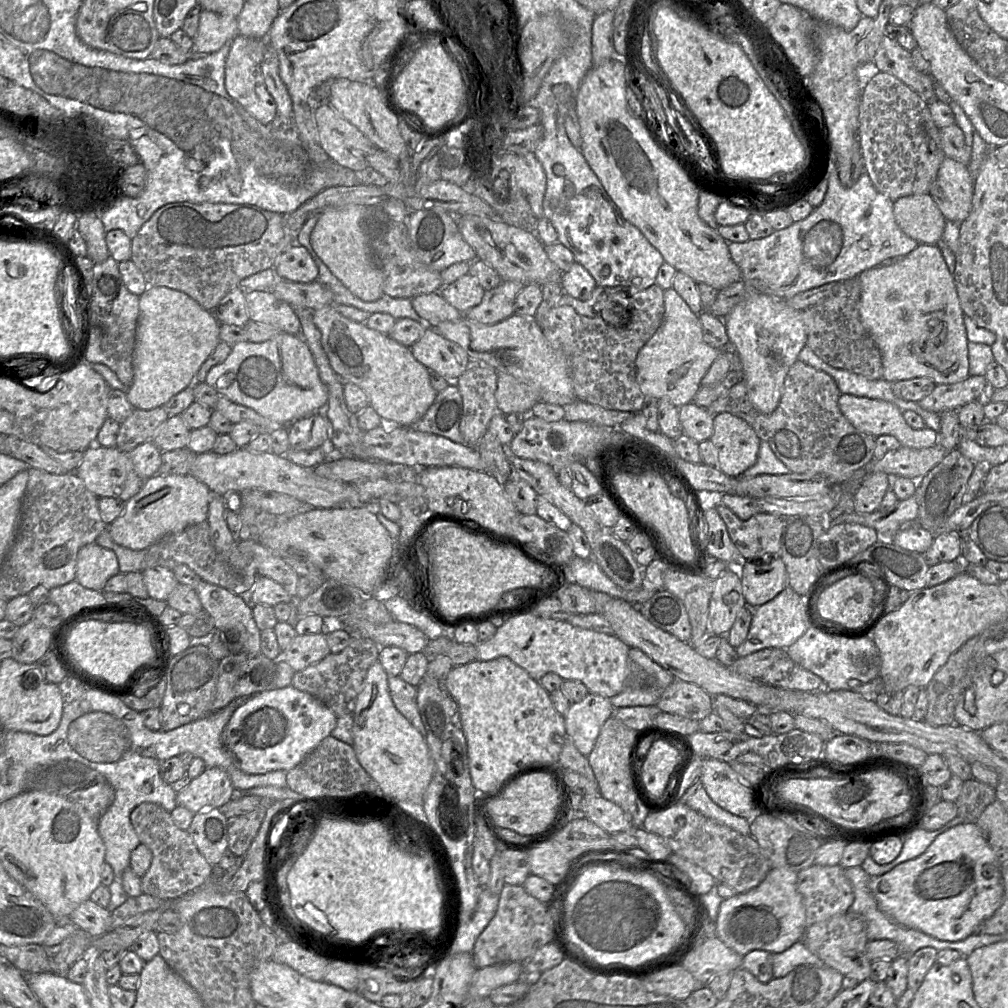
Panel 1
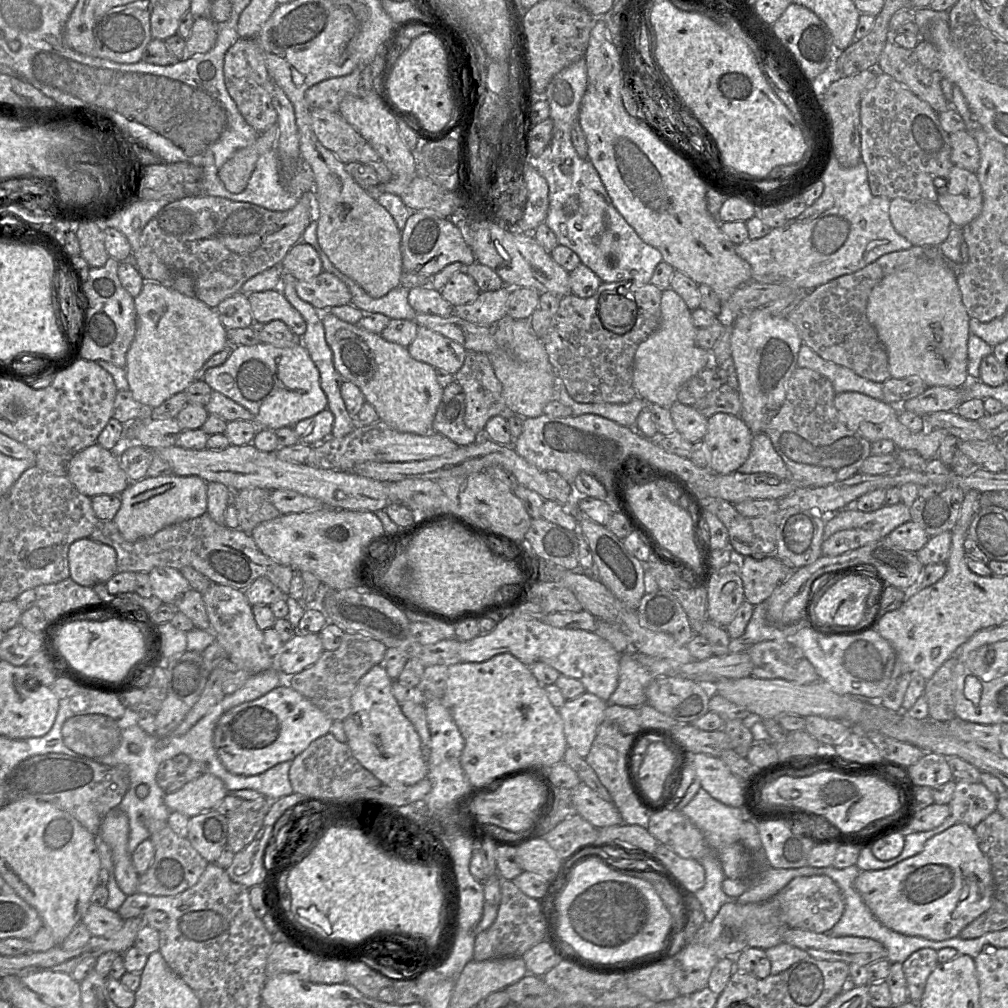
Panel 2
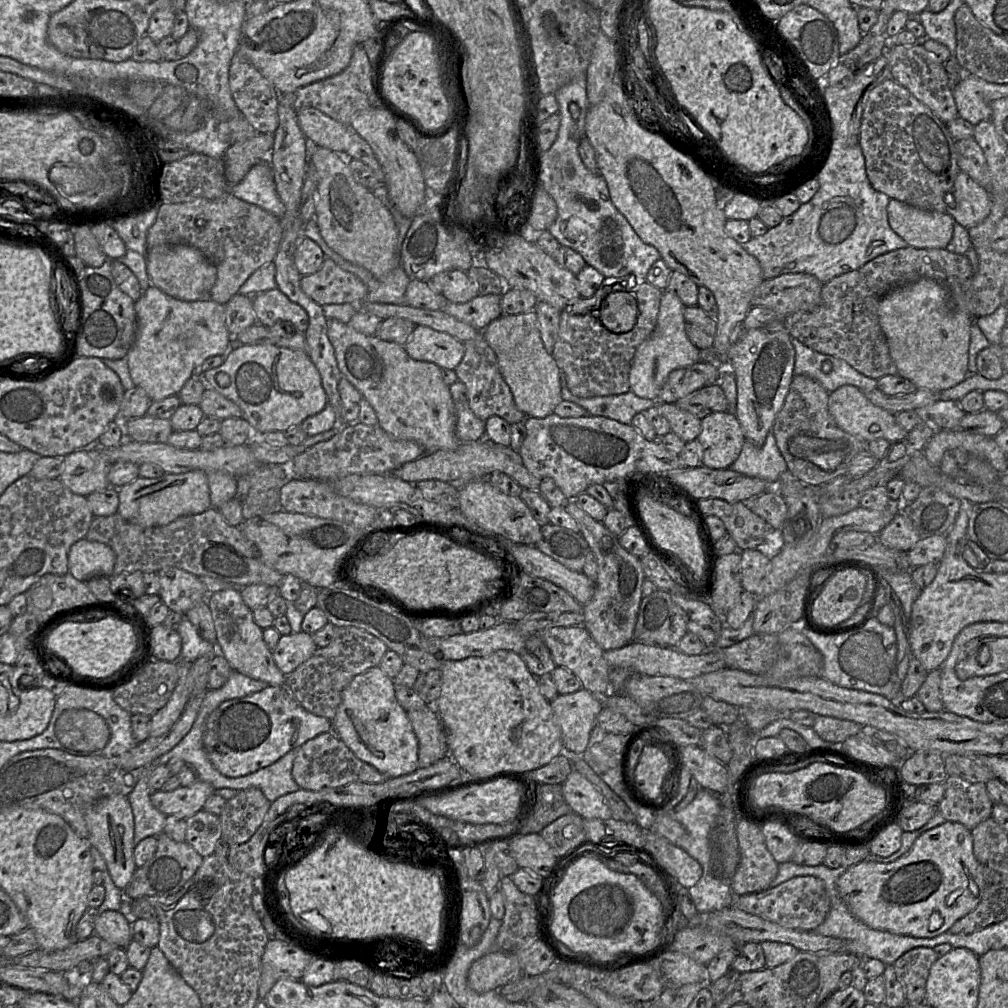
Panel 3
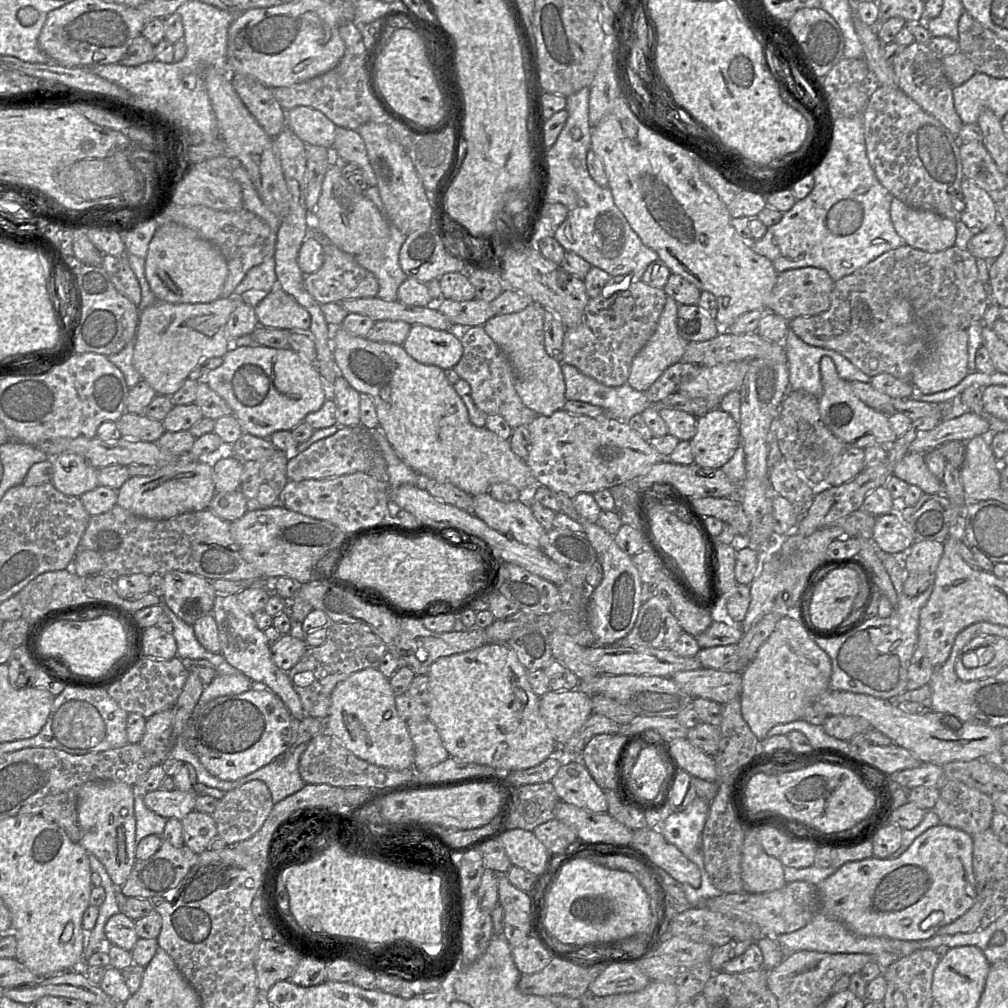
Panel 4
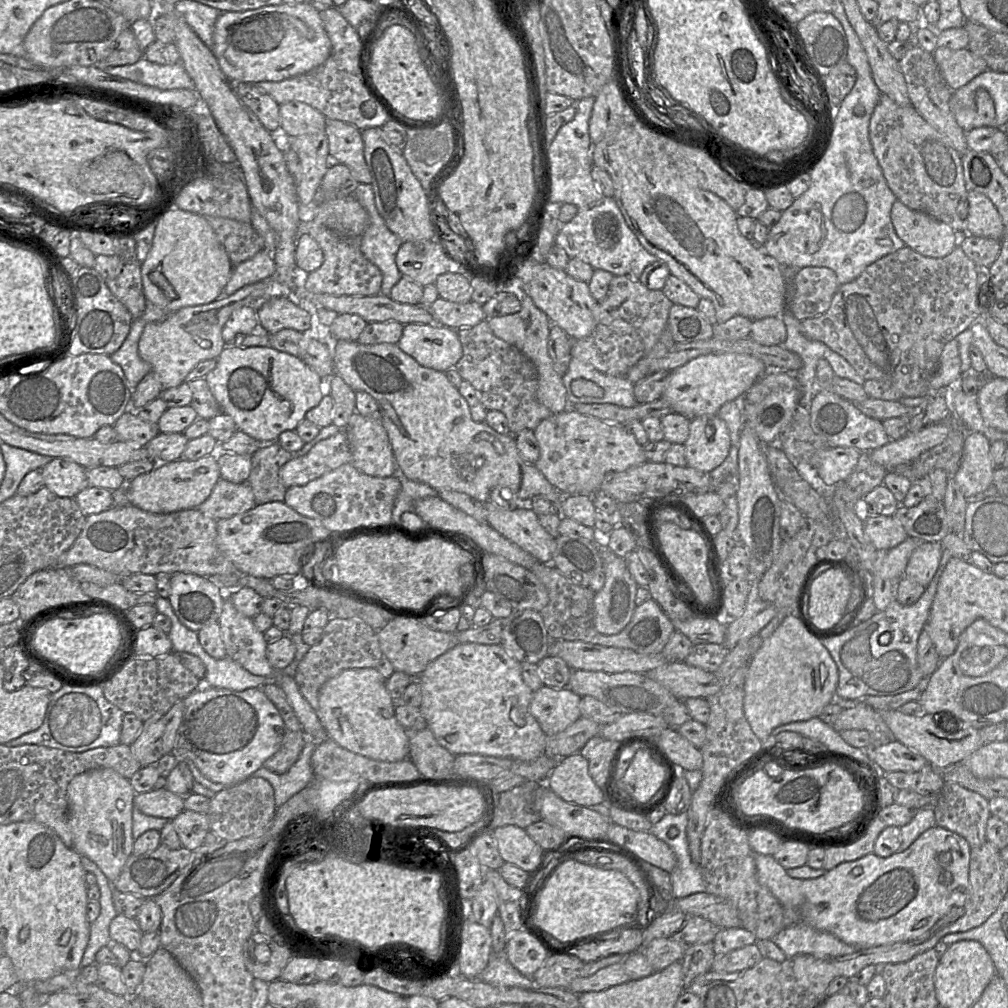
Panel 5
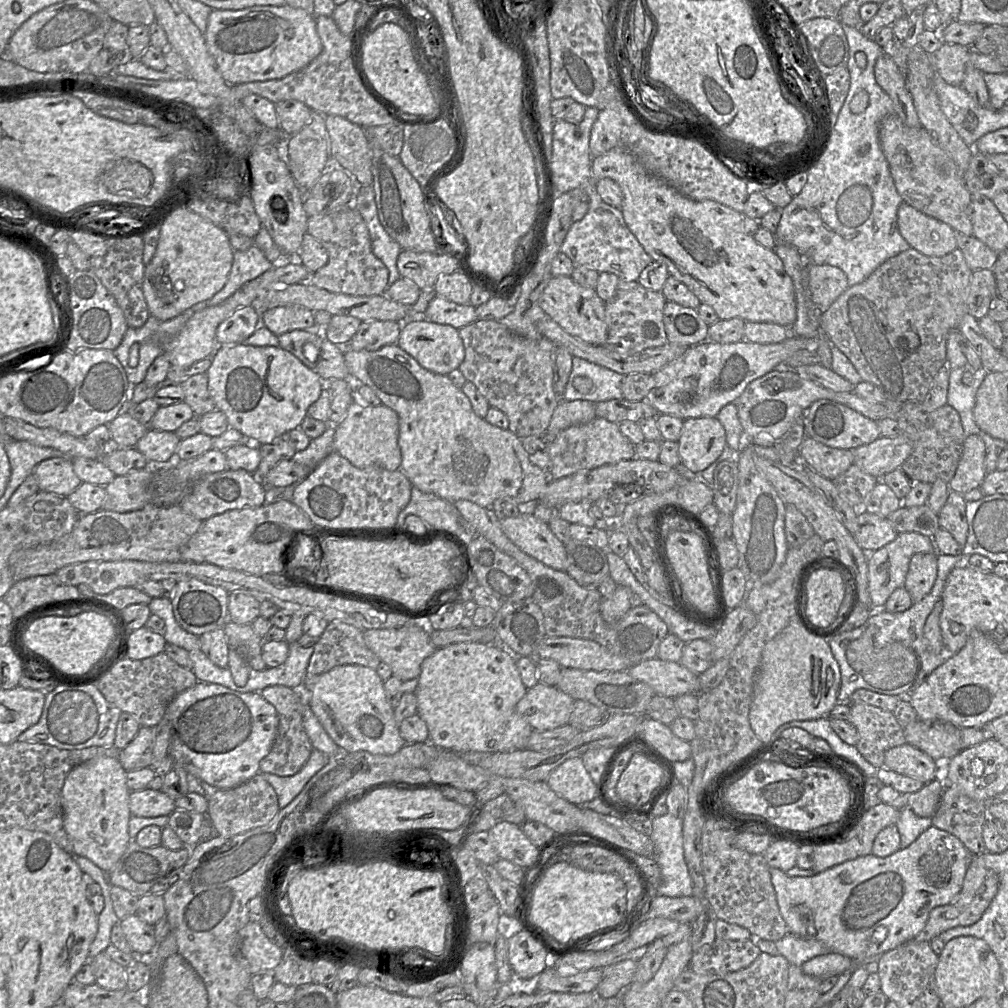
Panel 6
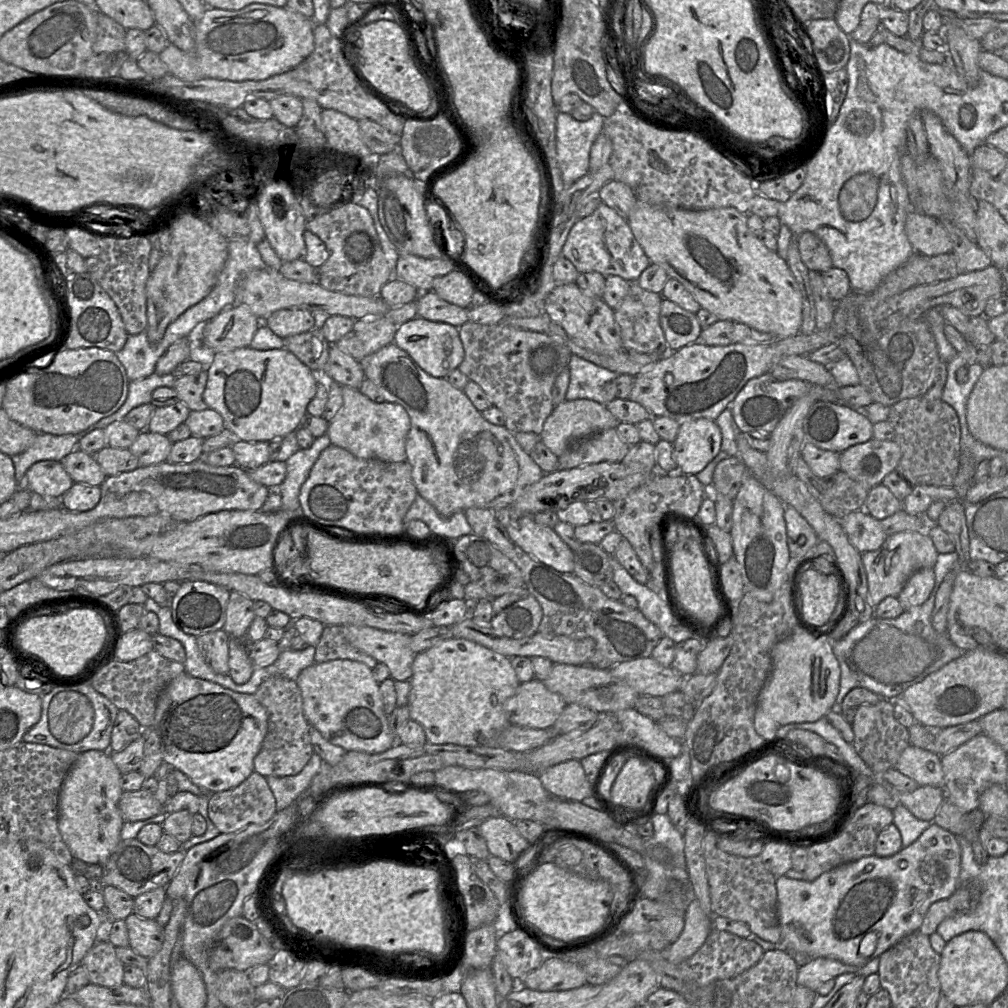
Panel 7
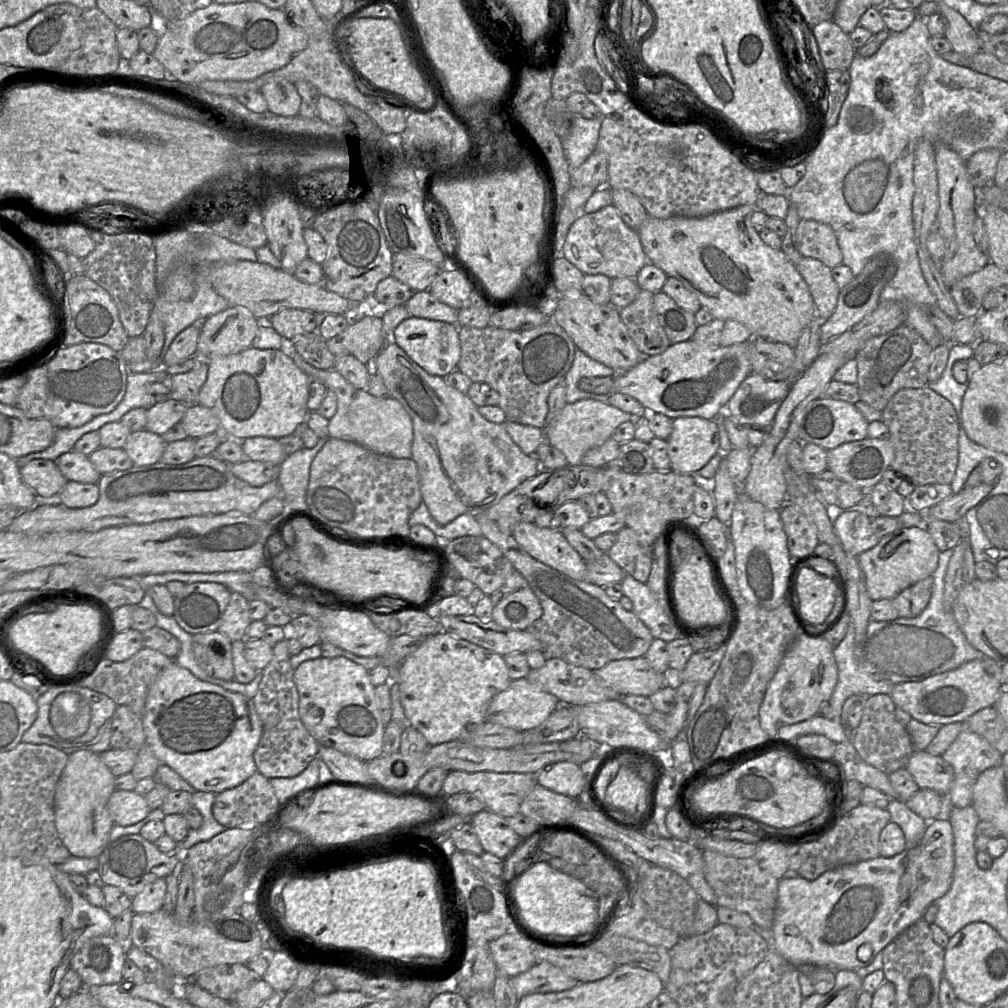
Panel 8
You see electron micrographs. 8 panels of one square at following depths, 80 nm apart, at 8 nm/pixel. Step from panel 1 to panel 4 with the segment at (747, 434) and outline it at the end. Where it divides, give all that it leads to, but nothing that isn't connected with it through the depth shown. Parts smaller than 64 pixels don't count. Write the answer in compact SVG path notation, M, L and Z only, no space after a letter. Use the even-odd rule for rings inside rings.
M715 408L697 418L696 434L689 442L694 464L719 469L733 457L740 445L739 424L730 414Z

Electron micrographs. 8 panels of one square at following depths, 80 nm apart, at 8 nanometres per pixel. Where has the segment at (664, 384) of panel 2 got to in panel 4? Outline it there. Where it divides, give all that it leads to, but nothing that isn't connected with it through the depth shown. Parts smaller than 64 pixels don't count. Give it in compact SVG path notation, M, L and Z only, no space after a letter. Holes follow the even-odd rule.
M667 296L654 334L634 357L627 383L635 390L645 392L669 366L681 361L688 342L678 332L678 307L679 304Z

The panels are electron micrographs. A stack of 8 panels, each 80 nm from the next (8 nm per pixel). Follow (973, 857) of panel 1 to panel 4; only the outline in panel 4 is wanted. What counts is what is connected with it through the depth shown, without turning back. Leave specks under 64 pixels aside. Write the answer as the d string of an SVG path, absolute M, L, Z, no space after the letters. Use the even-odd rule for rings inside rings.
M943 824L928 828L914 839L907 850L895 859L879 859L874 856L860 861L848 862L839 867L835 873L824 879L816 887L819 892L821 902L821 912L832 919L841 922L850 932L863 937L876 936L906 941L923 941L936 935L938 930L946 926L964 913L966 913L975 903L977 898L976 879L972 862L973 837L969 834Z

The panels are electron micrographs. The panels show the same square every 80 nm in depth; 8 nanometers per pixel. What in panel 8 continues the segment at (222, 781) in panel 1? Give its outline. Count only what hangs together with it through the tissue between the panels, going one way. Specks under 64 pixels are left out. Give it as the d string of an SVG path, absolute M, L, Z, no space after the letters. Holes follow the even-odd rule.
M115 790L107 803L114 824L130 826L143 820L151 811L145 796L128 790Z

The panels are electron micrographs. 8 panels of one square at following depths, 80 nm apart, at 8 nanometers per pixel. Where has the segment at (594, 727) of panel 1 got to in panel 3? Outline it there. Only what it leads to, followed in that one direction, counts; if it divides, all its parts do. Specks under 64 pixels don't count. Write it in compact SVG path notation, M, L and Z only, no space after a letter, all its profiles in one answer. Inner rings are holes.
M581 688L574 693L559 694L550 704L561 730L564 752L570 757L581 757L587 748L591 731L596 725L596 718L604 707L603 701Z

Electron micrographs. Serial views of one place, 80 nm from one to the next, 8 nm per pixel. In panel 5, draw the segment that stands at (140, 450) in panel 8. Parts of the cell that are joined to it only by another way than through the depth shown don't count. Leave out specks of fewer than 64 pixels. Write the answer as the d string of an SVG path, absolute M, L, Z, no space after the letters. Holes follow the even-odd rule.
M158 433L144 447L157 465L181 459L187 443L183 433Z

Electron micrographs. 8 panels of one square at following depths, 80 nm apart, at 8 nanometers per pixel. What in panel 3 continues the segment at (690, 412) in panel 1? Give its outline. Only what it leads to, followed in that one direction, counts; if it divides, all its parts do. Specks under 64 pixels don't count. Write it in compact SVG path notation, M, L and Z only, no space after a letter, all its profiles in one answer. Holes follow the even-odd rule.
M656 402L659 413L667 419L671 432L685 443L697 439L701 432L701 420L678 408L674 403Z

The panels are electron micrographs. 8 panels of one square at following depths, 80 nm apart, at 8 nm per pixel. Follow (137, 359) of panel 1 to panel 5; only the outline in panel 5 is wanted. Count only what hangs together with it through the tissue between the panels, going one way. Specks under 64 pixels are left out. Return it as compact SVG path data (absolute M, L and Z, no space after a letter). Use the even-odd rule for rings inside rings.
M269 277L257 283L244 286L229 296L221 296L209 304L184 307L169 313L162 321L150 322L145 325L139 339L139 356L150 365L151 371L158 375L162 384L162 390L177 387L184 381L187 381L188 374L197 364L219 357L223 349L227 346L222 337L223 327L235 310L243 306L255 306L257 309L257 305L274 292L279 291L275 290L274 278Z

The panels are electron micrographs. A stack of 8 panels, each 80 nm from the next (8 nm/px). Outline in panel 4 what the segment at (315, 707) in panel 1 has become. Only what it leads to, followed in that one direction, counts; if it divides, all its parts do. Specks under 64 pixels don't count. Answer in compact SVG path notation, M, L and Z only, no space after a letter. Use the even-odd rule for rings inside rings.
M252 682L252 688L244 693L220 696L204 705L197 703L181 738L212 775L222 780L235 781L266 766L288 748L308 743L321 733L328 733L325 721L311 716L305 716L303 719L294 718L278 696L264 684Z

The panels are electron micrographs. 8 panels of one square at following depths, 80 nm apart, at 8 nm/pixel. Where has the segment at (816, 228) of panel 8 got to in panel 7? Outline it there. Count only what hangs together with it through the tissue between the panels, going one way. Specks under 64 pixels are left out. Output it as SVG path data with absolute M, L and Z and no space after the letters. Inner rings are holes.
M803 232L797 243L801 260L809 271L823 273L833 267L828 248L816 235Z

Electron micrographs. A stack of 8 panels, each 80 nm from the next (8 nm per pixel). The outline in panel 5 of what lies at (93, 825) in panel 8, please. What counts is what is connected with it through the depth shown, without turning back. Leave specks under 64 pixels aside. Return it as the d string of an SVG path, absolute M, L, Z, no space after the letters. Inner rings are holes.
M98 768L76 775L67 788L69 826L74 850L97 864L110 882L118 879L133 853L134 792L129 779L110 768Z

